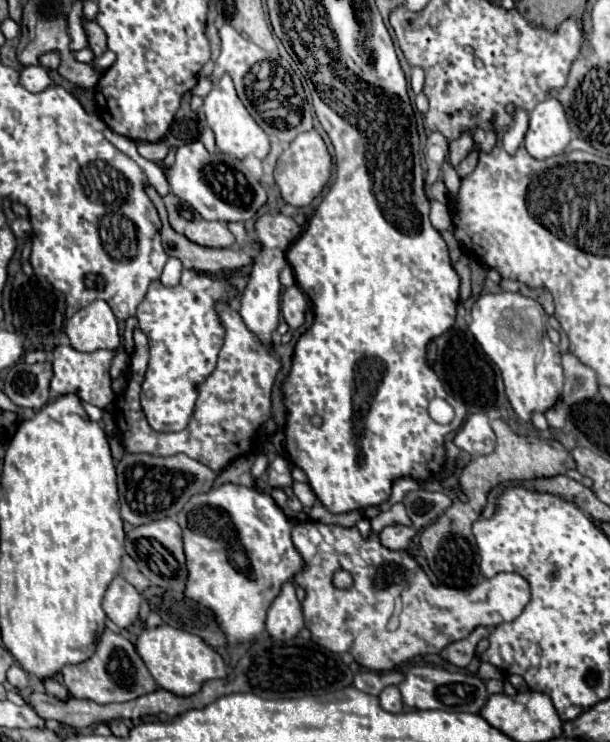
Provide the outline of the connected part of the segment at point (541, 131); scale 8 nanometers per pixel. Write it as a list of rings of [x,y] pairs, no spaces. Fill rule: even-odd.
[[[548,97],[540,101],[530,113],[528,133],[524,137],[524,147],[536,159],[546,159],[564,153],[570,143],[570,125],[564,107],[558,99]]]

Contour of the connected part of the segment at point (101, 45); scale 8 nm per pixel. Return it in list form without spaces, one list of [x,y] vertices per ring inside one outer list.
[[[84,19],[82,27],[84,27],[86,35],[88,35],[88,47],[92,49],[92,53],[96,57],[100,57],[106,51],[106,35],[104,35],[102,27],[96,21],[90,21],[90,19]]]

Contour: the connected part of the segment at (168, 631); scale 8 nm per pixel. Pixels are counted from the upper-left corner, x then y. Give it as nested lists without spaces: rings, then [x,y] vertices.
[[[166,623],[152,629],[144,629],[138,635],[136,649],[156,683],[176,695],[194,695],[204,681],[222,679],[226,675],[224,659],[204,639],[182,629],[174,629]]]

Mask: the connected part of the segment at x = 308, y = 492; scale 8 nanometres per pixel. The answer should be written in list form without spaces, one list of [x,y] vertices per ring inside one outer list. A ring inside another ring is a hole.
[[[294,481],[294,485],[292,485],[292,489],[294,489],[294,493],[296,493],[296,497],[302,501],[302,505],[304,507],[312,507],[312,503],[316,501],[316,495],[314,495],[314,491],[310,489],[310,485],[306,485],[306,483],[298,483],[298,481]]]

